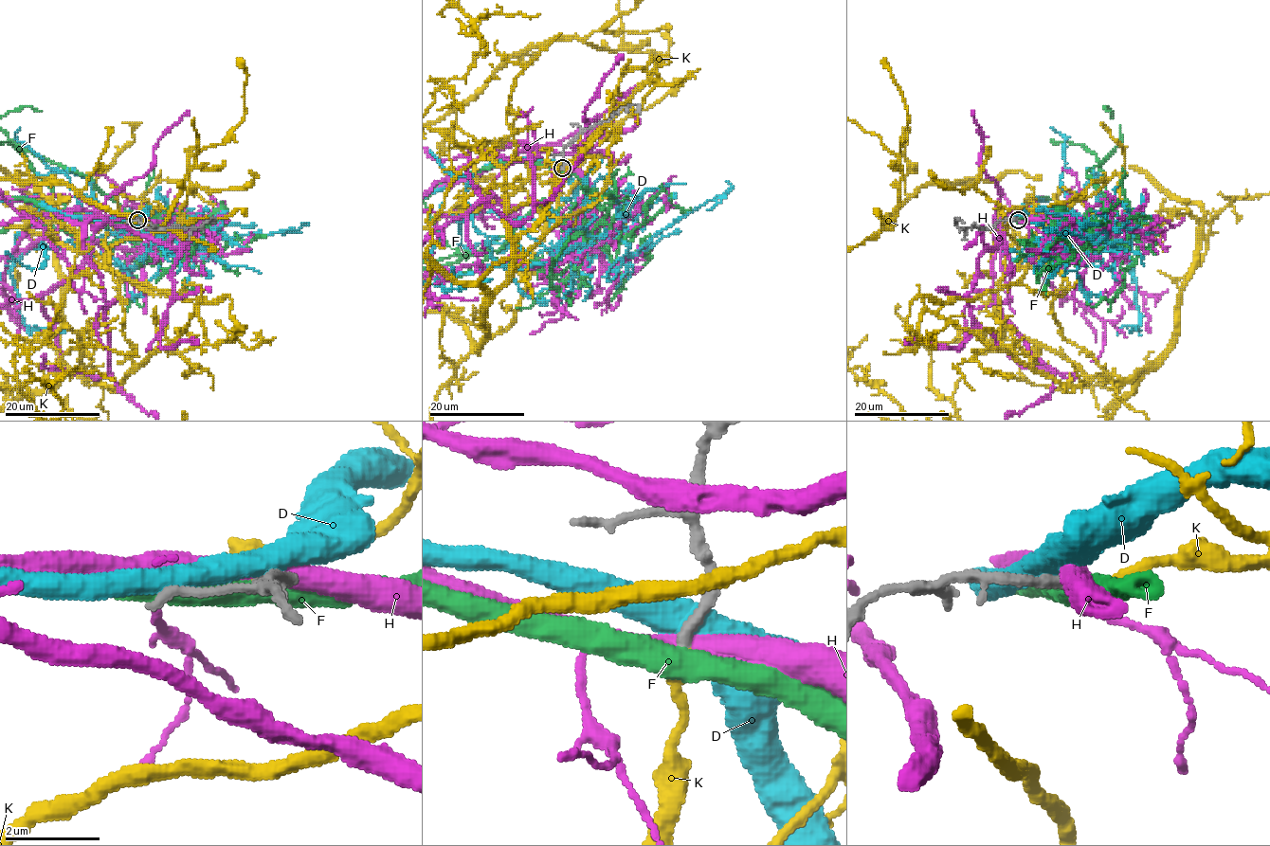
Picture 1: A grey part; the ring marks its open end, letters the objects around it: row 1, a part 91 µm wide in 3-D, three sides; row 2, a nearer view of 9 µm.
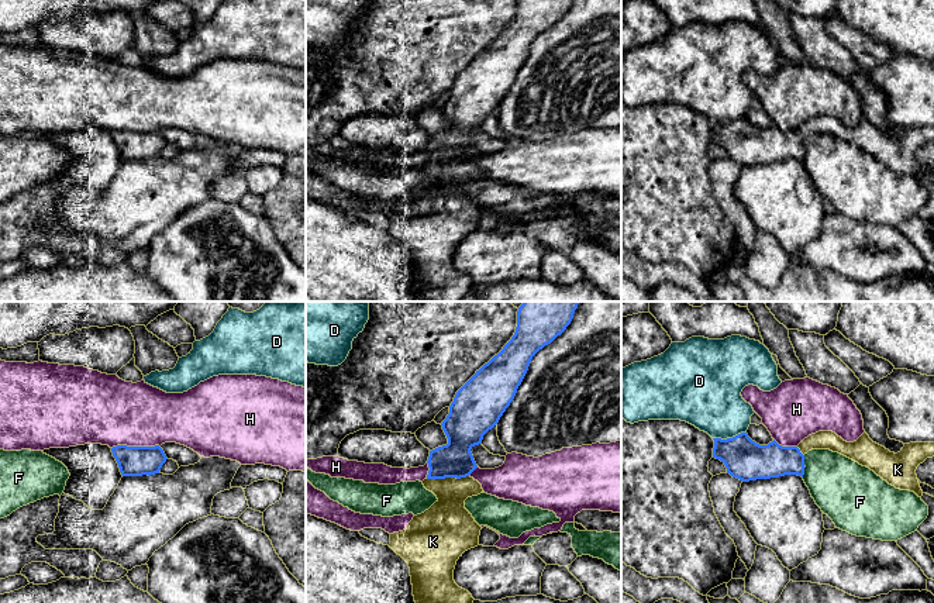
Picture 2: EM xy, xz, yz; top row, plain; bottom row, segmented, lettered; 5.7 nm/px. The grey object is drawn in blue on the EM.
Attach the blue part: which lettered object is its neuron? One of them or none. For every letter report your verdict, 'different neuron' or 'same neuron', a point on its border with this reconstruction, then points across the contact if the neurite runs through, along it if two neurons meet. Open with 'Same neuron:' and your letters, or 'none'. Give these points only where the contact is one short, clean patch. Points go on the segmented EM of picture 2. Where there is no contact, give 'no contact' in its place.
Same neuron: K
D: different neuron; contact yz (729, 438); border yz (745, 431), (726, 438), (713, 438)
F: different neuron; contact yz (805, 467); border yz (805, 455), (805, 474), (802, 476)
H: different neuron; contact xy (135, 447); border xy (159, 445), (114, 445), (111, 448)
K: same neuron; contact xz (447, 476); way xz (454, 459), (447, 476), (447, 520)

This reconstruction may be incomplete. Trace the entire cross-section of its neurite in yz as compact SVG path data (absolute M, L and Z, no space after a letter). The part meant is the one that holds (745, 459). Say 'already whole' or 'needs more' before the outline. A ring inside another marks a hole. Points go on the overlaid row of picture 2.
needs more | M818 431L797 447L782 447L775 440L759 445L747 433L713 440L713 458L720 459L727 473L742 482L785 475L803 478L804 455L811 449L830 449L869 468L896 489L914 492L919 497L923 496L923 490L916 469L934 456L934 442L904 444L902 451L895 454L873 442L866 433L857 441L847 442L833 431Z

